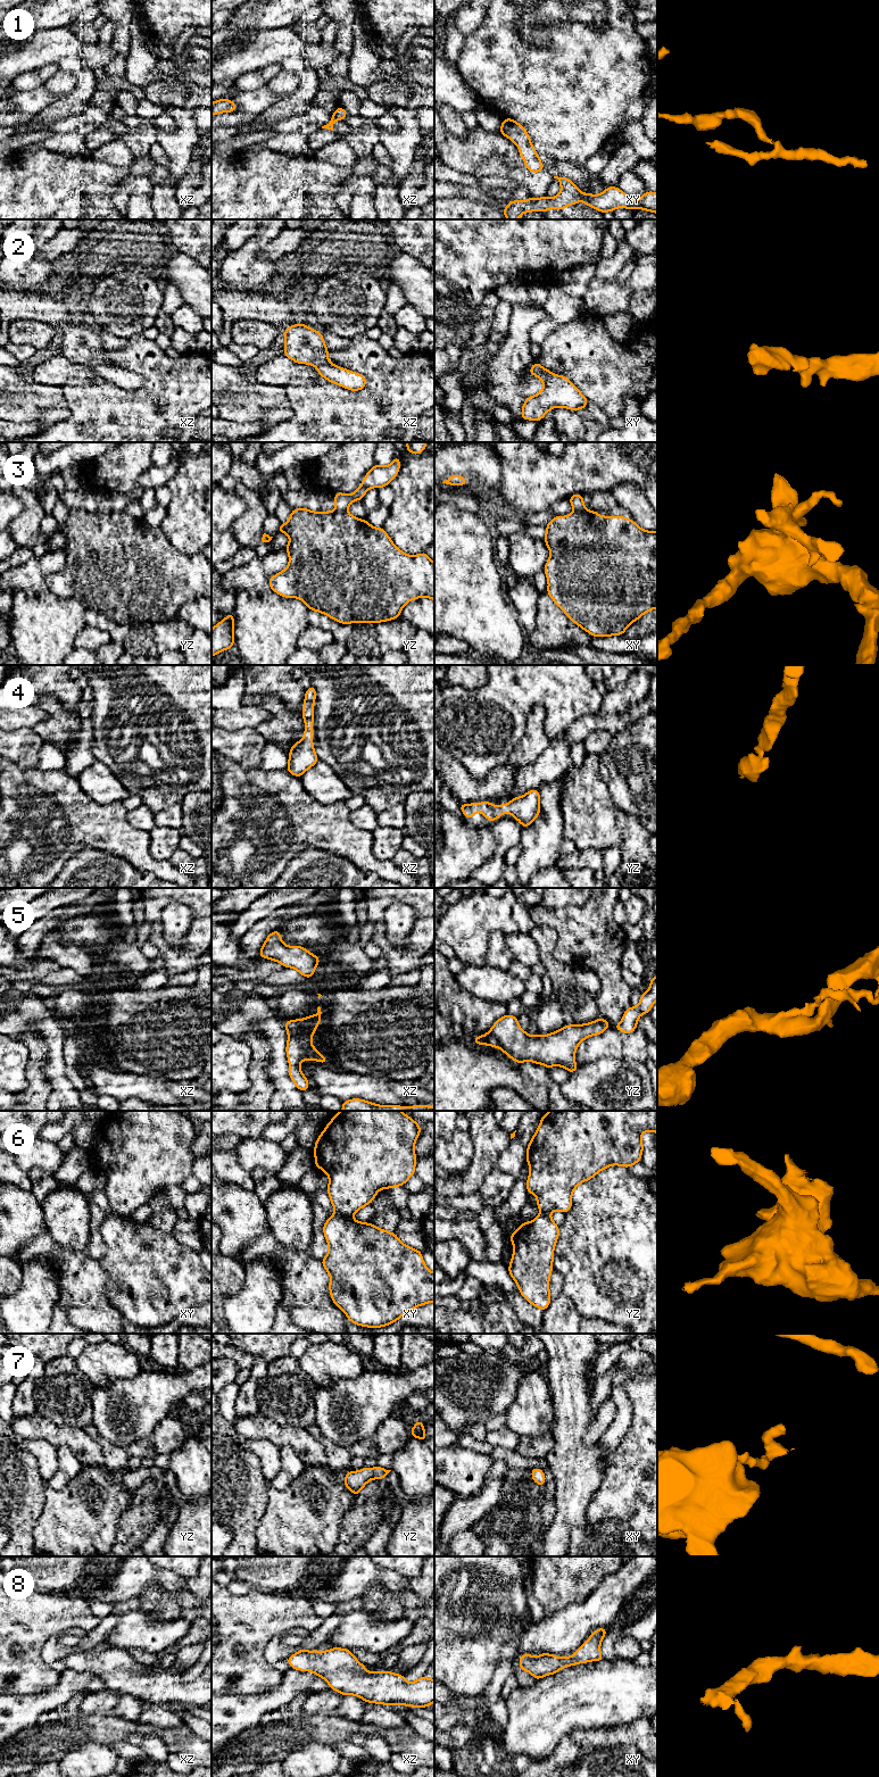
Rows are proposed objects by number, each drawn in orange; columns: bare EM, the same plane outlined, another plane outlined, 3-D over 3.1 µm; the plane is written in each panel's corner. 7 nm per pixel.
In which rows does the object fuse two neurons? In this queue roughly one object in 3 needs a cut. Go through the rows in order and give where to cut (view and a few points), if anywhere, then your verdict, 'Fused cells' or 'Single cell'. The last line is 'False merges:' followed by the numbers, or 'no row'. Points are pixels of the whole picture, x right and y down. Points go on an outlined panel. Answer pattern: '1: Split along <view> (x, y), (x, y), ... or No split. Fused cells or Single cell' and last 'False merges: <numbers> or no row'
1: Split along xz (332, 116), (336, 119). Fused cells
2: No split. Single cell
3: Split along xy (586, 509), (574, 512). Fused cells
4: No split. Single cell
5: No split. Single cell
6: Split along xy (336, 1212), (350, 1218). Fused cells
7: No split. Single cell
8: No split. Single cell
False merges: 1, 3, 6

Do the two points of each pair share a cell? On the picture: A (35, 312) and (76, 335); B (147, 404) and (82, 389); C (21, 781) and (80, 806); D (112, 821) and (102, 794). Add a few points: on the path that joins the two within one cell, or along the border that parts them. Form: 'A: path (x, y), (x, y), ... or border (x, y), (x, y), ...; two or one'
A: path (46, 312), (50, 312), (66, 328); one
B: path (131, 404), (98, 404); one
C: path (35, 796), (41, 802), (58, 802), (65, 806); one
D: border (83, 790), (101, 804), (121, 802); two

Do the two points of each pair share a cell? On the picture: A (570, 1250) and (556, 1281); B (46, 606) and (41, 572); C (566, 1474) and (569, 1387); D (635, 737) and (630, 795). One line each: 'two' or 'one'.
A: two
B: two
C: one
D: one

